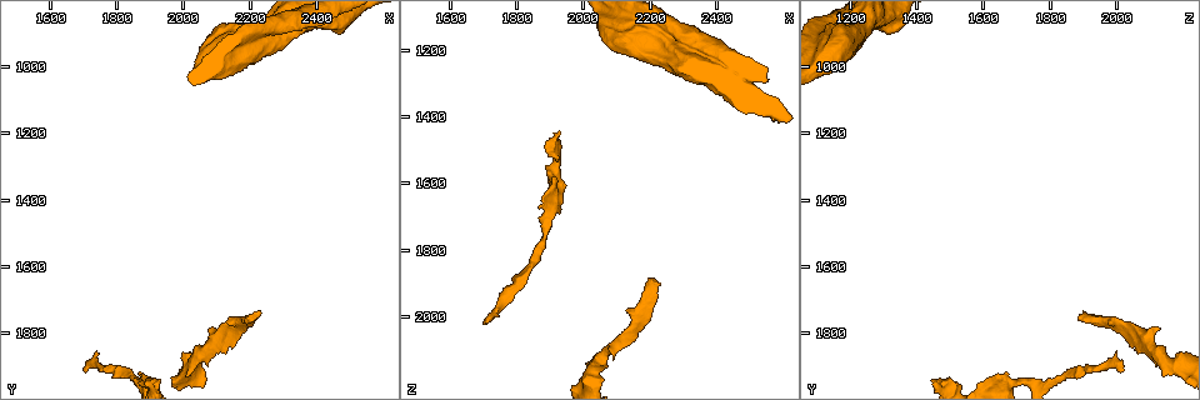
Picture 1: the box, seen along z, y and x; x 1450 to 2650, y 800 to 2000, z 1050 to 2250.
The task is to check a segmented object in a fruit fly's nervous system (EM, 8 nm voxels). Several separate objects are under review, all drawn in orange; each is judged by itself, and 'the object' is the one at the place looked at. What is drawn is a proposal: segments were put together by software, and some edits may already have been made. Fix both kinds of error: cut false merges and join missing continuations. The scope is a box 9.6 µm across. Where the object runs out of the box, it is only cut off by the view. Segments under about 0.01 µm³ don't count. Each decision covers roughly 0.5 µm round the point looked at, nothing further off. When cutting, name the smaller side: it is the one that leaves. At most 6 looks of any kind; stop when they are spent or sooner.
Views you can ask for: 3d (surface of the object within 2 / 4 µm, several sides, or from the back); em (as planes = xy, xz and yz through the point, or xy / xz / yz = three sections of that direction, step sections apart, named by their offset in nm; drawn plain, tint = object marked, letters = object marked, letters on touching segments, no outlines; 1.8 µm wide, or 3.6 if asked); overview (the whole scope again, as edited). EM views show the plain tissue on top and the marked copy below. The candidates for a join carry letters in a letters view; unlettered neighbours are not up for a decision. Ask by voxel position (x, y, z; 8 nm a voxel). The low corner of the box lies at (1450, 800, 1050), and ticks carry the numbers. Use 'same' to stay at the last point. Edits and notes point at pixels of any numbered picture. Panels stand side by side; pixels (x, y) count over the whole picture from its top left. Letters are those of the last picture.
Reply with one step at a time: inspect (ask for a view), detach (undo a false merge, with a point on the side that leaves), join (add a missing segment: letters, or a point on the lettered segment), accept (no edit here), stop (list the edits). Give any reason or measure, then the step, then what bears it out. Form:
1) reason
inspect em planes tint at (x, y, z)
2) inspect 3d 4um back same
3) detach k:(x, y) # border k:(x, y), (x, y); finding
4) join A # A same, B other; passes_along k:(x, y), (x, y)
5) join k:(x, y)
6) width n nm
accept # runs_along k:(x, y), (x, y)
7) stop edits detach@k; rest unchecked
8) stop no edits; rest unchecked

end of a long branch
inspect 3d 4um at (2220, 1740, 1900)

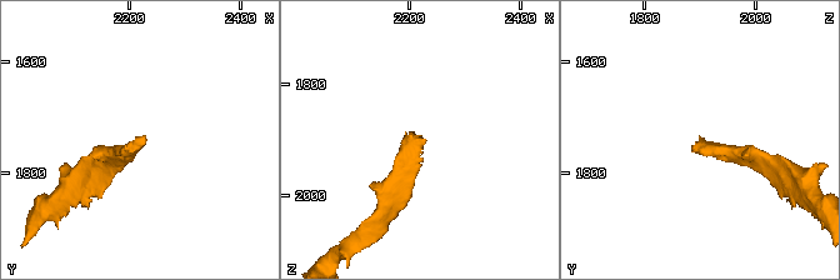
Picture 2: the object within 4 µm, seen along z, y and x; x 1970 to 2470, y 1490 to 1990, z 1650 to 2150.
need the tissue
inspect em xy step 4 tint at (2225, 1730, 1900)

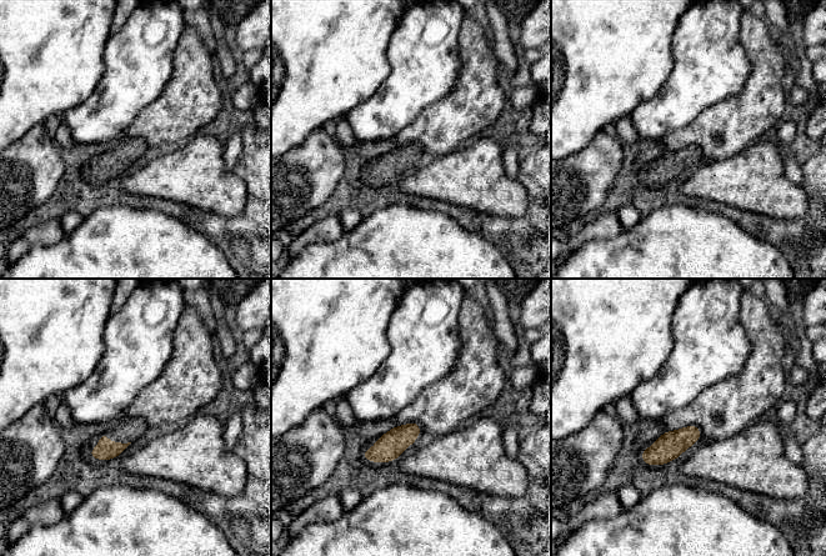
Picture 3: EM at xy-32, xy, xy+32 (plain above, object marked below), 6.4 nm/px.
inspect em planes letters same

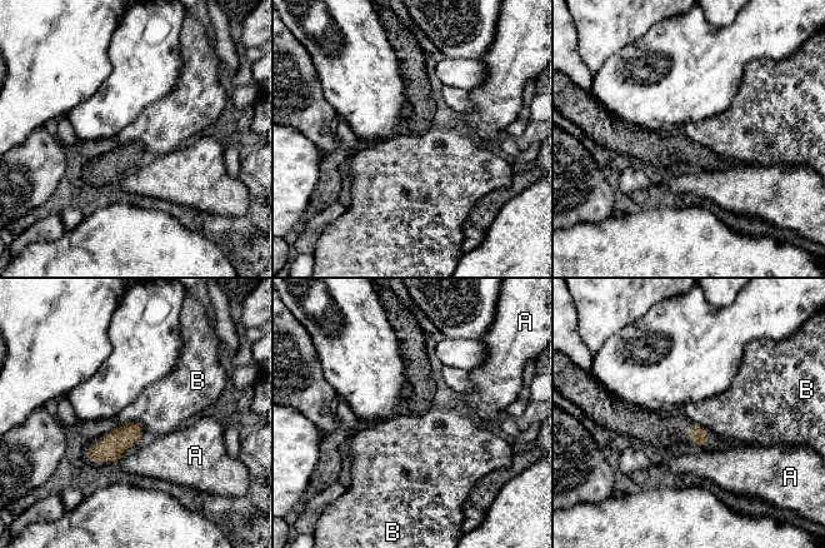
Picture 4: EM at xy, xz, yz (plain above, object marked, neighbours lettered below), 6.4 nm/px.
longest_contact B 150 nm
accept # A other, B other; border 4:(140, 423), (131, 422), (118, 426); none of them fits

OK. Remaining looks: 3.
free end
inspect 3d 4um at (1880, 1930, 1630)

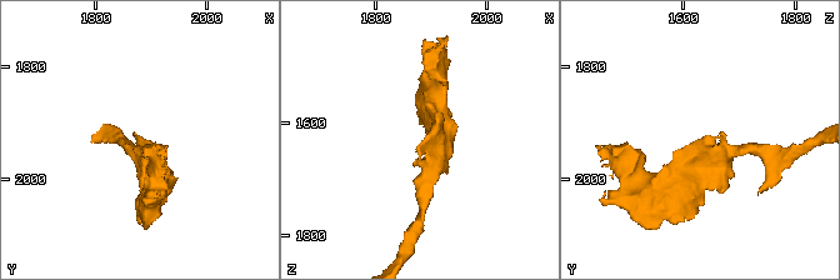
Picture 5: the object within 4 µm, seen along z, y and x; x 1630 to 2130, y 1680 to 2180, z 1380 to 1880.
inspect em planes letters at (1885, 1925, 1640)

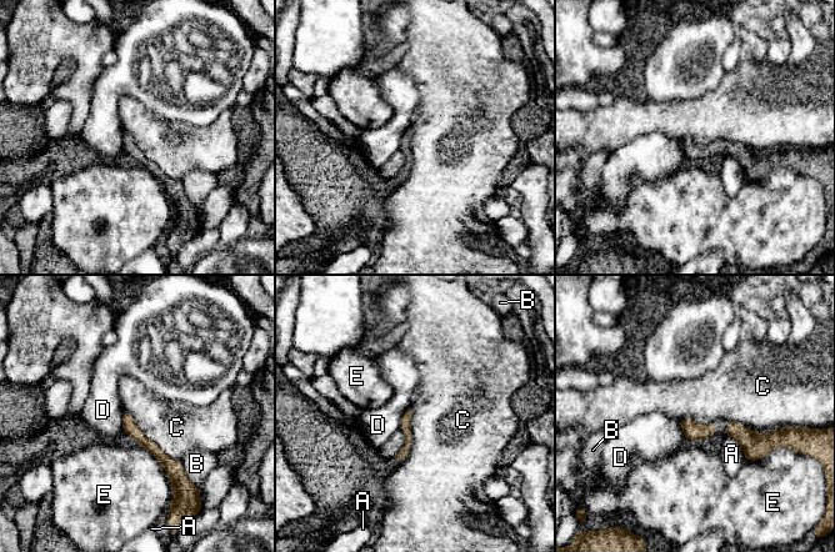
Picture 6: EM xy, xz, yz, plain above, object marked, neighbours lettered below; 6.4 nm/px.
accept # A other, B other, C other, D other, E other; border 6:(124, 409), (150, 440), (179, 460); none of them fits

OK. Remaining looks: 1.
free end
inspect em planes letters at (1710, 1910, 2030)

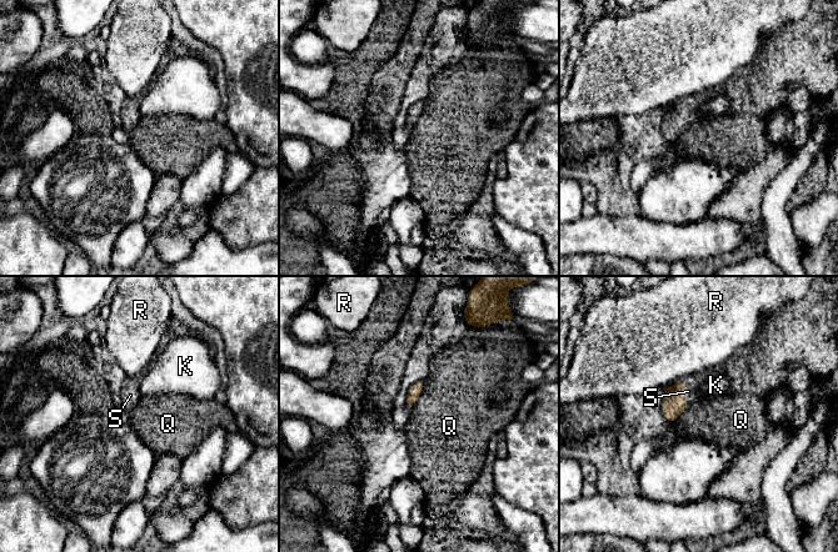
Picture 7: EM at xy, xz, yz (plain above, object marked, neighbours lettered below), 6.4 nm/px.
join S # K other, Q other, R other, S same; it goes on there

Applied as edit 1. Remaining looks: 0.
stop edits join@7; rest unchecked

